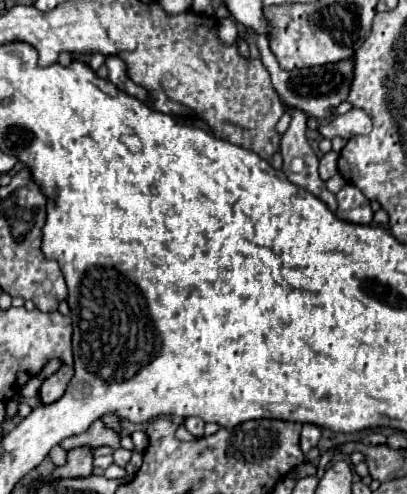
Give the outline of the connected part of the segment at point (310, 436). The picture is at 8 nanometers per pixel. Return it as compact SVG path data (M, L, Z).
M304 423L302 435L300 435L300 449L302 449L302 453L308 453L312 447L316 447L320 435L322 435L322 429L318 425Z

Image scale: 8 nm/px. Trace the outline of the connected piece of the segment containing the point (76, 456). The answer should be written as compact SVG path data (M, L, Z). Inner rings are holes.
M80 447L68 451L68 461L64 467L56 467L52 477L84 477L92 473L92 453L90 447Z

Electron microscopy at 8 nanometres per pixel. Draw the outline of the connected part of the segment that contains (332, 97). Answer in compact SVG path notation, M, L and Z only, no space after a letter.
M246 29L246 35L256 43L262 63L268 69L268 73L272 75L272 85L276 89L276 93L282 97L284 105L290 109L300 109L306 115L324 119L330 117L336 109L336 105L340 105L342 101L346 101L348 97L348 89L350 89L350 81L352 81L352 59L348 61L340 61L340 63L330 63L330 65L322 65L322 67L310 67L310 69L296 69L296 71L284 71L274 53L268 47L268 39L262 33L256 33L252 29Z

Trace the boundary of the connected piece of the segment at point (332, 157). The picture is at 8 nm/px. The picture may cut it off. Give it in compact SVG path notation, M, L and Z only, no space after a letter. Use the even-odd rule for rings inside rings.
M334 151L326 153L326 155L320 159L320 177L322 177L322 181L328 181L332 175L338 173L336 161L338 161L338 153L334 153Z

